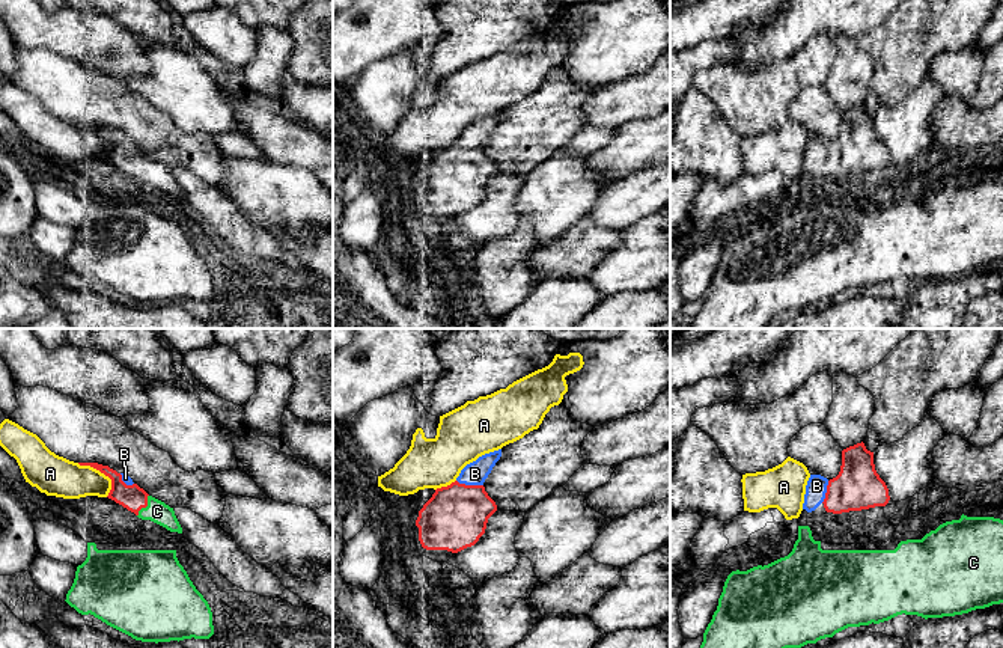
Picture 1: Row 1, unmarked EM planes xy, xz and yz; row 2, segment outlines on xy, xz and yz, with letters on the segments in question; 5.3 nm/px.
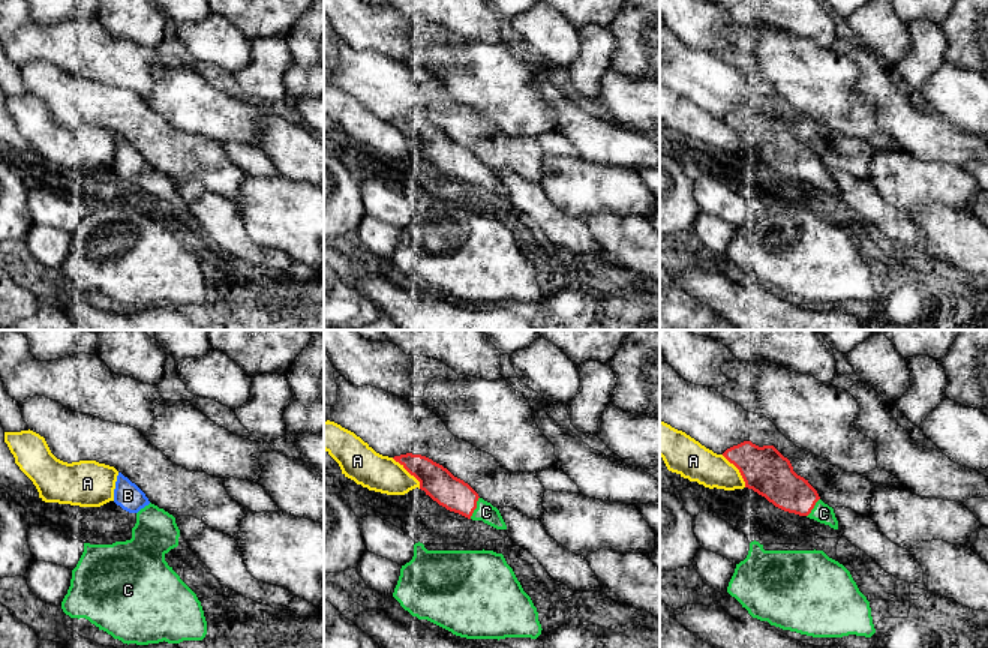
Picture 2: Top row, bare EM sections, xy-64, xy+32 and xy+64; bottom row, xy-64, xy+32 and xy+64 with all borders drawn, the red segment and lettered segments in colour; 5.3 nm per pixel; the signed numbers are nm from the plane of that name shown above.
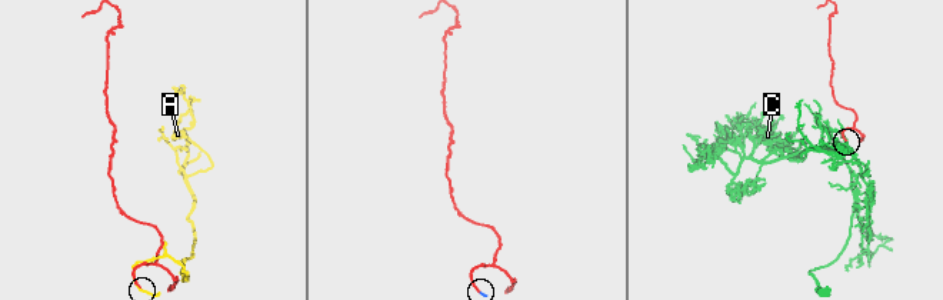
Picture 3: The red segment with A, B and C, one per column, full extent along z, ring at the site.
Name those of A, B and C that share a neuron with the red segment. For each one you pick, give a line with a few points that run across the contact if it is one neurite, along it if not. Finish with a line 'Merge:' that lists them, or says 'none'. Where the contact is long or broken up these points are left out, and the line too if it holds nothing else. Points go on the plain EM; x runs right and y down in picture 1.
B: line xz (455, 180), (464, 169), (470, 148), (475, 136)
Merge: B

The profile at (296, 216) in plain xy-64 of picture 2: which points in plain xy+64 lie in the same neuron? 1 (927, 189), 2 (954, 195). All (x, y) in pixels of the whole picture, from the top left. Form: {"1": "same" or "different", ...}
{"1": "same", "2": "same"}

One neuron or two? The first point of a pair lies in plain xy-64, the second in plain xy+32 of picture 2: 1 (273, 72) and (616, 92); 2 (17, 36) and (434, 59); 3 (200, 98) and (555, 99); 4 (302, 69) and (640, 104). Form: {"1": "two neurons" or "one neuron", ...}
{"1": "two neurons", "2": "two neurons", "3": "two neurons", "4": "two neurons"}

